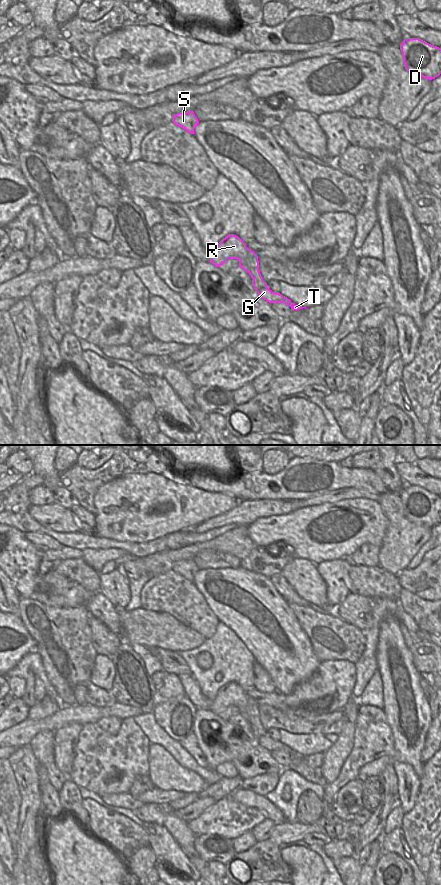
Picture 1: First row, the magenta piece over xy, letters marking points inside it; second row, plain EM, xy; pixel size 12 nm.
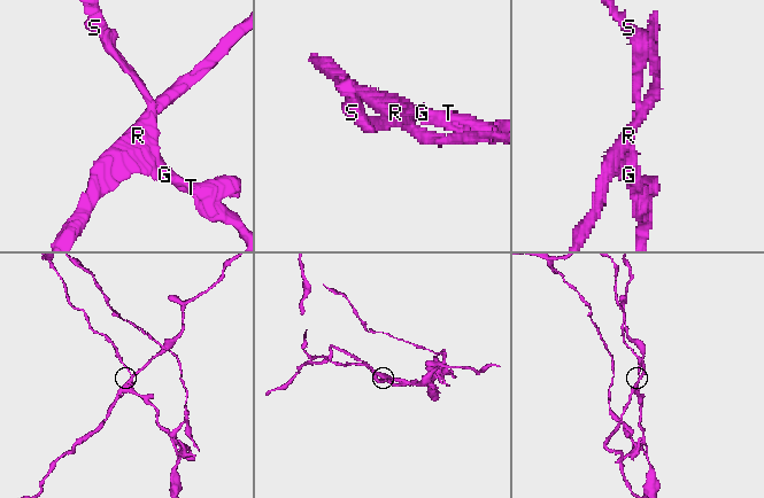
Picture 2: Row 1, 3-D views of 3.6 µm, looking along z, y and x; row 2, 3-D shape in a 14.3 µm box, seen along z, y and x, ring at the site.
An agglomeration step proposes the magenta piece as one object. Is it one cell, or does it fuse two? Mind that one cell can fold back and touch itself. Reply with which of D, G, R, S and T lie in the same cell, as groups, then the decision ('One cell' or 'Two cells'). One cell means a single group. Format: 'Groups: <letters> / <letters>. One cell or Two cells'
Groups: D G R T / S. Two cells.

